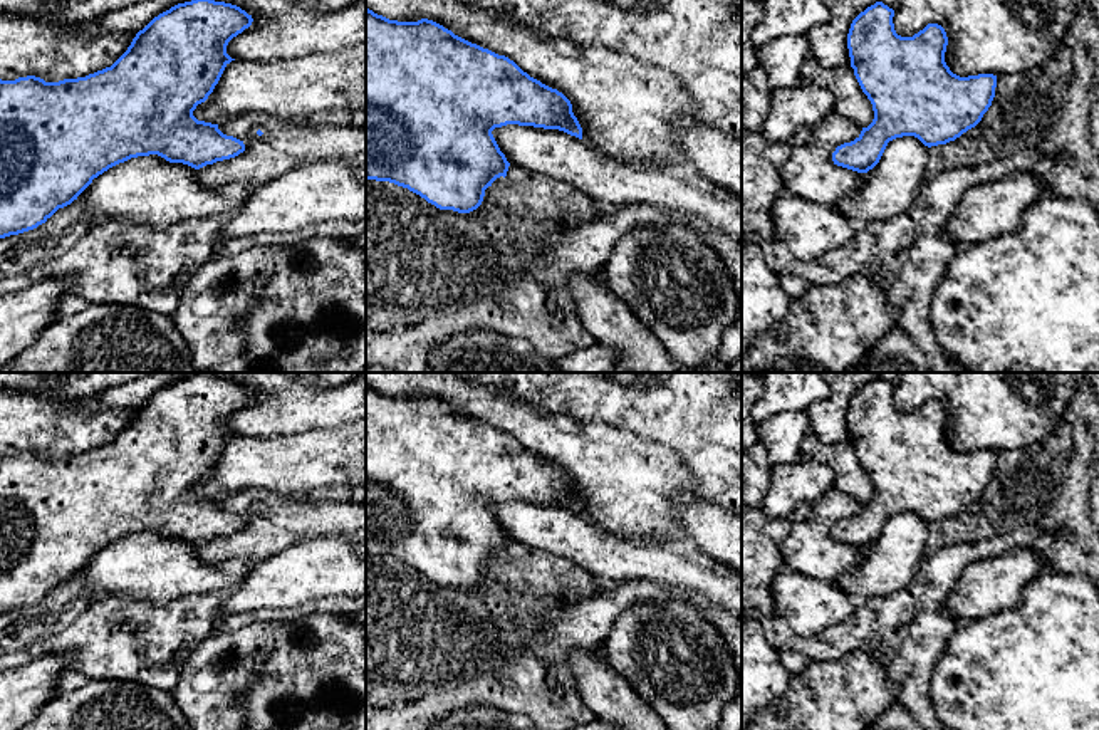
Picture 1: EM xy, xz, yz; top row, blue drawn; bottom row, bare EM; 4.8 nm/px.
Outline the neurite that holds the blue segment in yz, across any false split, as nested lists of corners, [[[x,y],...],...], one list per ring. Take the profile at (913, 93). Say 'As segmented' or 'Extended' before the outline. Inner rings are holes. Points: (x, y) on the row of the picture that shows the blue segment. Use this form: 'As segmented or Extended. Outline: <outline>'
As segmented. Outline: [[[876,2],[852,20],[847,34],[851,67],[872,104],[874,119],[854,141],[837,146],[832,161],[857,173],[872,169],[896,138],[914,136],[928,148],[955,141],[982,121],[995,97],[997,76],[960,77],[950,70],[945,62],[948,37],[941,25],[928,23],[913,37],[901,37],[893,17],[893,8]]]

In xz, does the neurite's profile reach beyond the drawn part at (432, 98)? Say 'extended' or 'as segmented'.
as segmented

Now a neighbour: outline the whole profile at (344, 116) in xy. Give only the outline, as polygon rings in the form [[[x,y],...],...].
[[[341,109],[337,112],[315,112],[289,117],[294,124],[334,124],[334,126],[366,126],[366,109]]]

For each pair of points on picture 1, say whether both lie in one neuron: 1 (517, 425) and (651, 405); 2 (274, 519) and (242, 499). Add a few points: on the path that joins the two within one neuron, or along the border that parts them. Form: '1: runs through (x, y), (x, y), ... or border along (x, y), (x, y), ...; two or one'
1: border along (531, 405), (537, 410), (606, 425); two
2: runs through (265, 519), (259, 519), (247, 507); one

